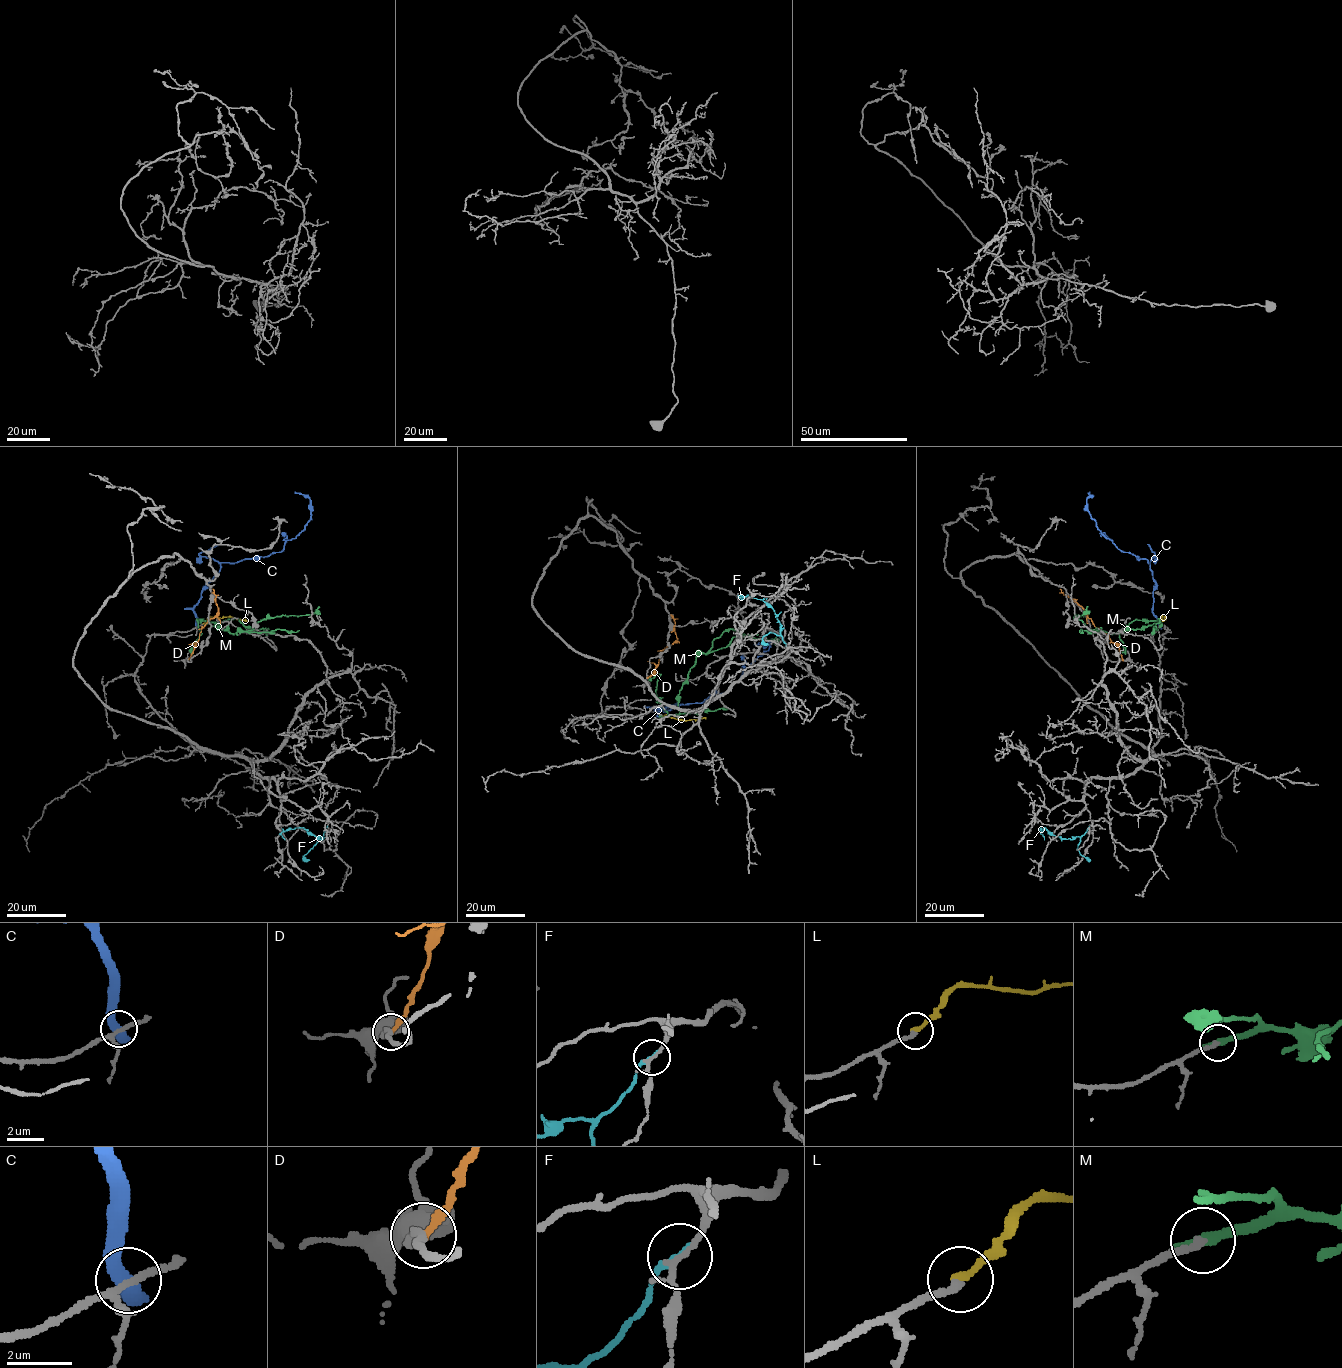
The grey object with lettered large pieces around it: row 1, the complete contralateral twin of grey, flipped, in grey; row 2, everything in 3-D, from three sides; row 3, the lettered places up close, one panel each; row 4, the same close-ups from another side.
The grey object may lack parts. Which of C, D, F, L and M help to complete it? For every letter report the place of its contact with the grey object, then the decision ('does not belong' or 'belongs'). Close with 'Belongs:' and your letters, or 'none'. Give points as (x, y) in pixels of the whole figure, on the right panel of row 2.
C: (1159, 626) | does not belong
D: (1122, 660) | does not belong
F: (1090, 826) | does not belong
L: (1160, 624) | belongs
M: (1161, 624) | does not belong
Belongs: L

